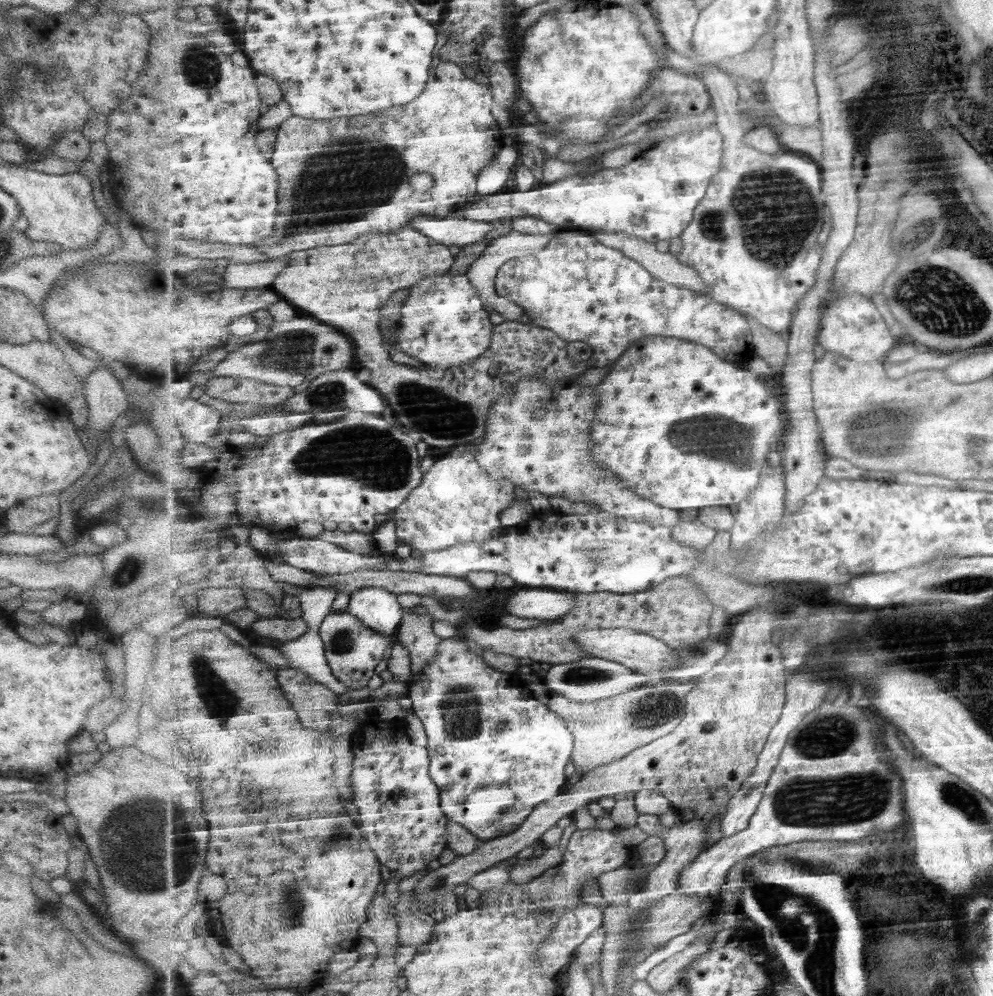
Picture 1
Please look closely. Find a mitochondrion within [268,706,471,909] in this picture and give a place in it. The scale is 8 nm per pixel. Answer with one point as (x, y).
(339, 834)

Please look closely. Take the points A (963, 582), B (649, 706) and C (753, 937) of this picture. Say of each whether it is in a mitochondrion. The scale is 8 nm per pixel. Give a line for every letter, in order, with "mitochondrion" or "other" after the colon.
A: mitochondrion
B: mitochondrion
C: other

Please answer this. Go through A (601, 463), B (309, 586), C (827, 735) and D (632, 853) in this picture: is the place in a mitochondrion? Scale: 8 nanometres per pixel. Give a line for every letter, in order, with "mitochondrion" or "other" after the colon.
A: other
B: other
C: mitochondrion
D: other

